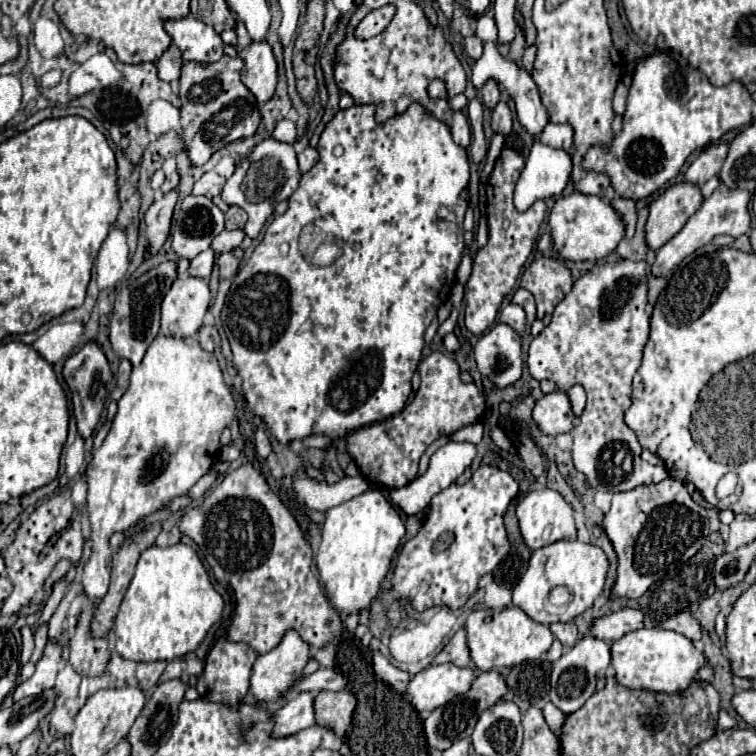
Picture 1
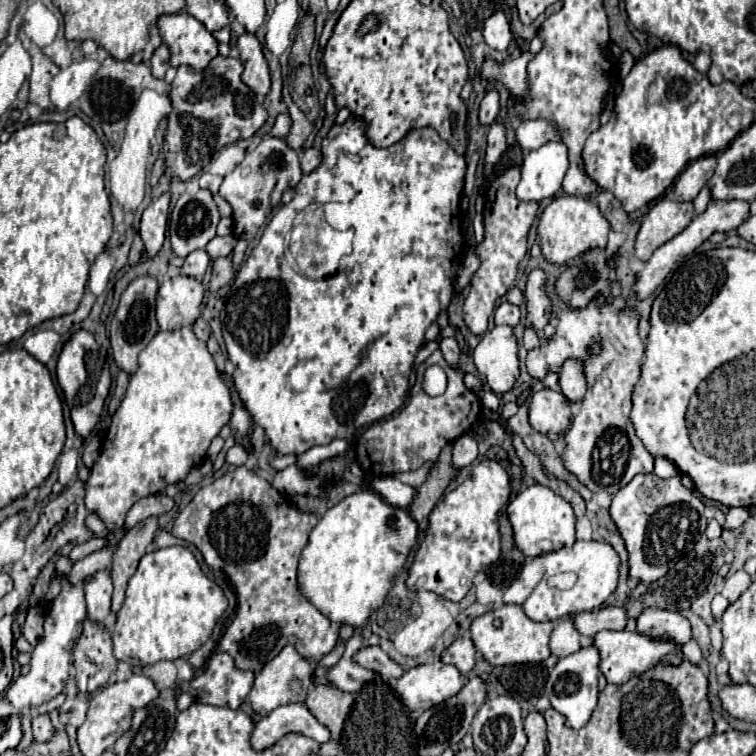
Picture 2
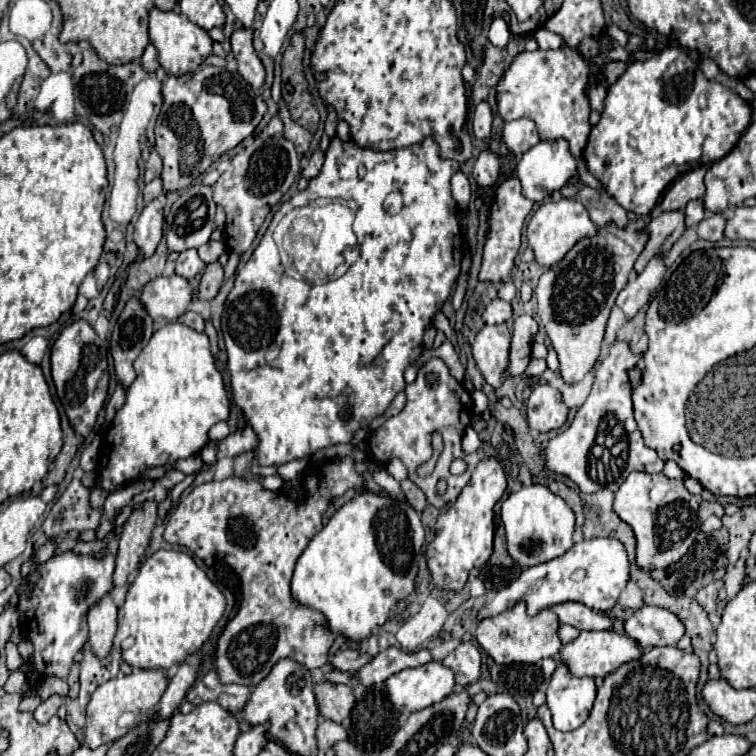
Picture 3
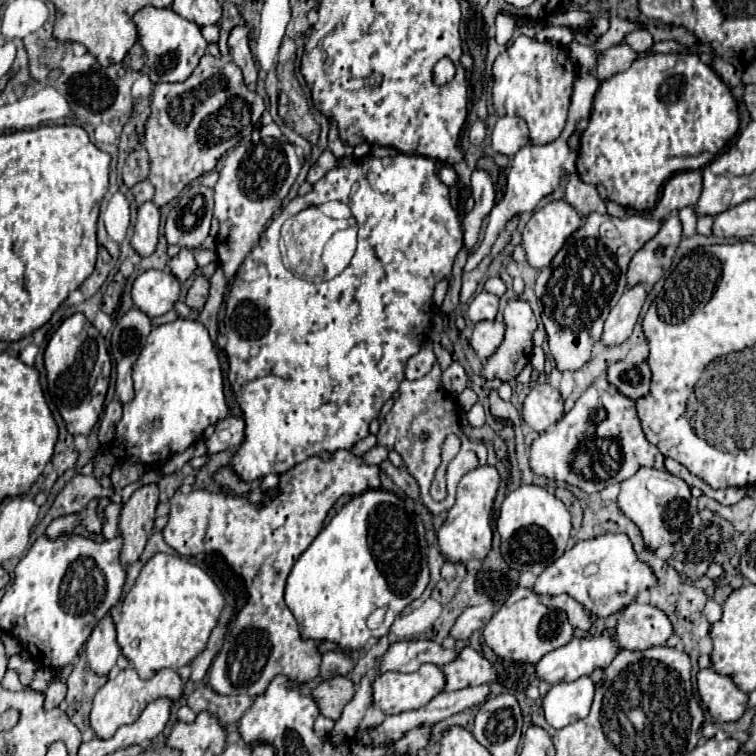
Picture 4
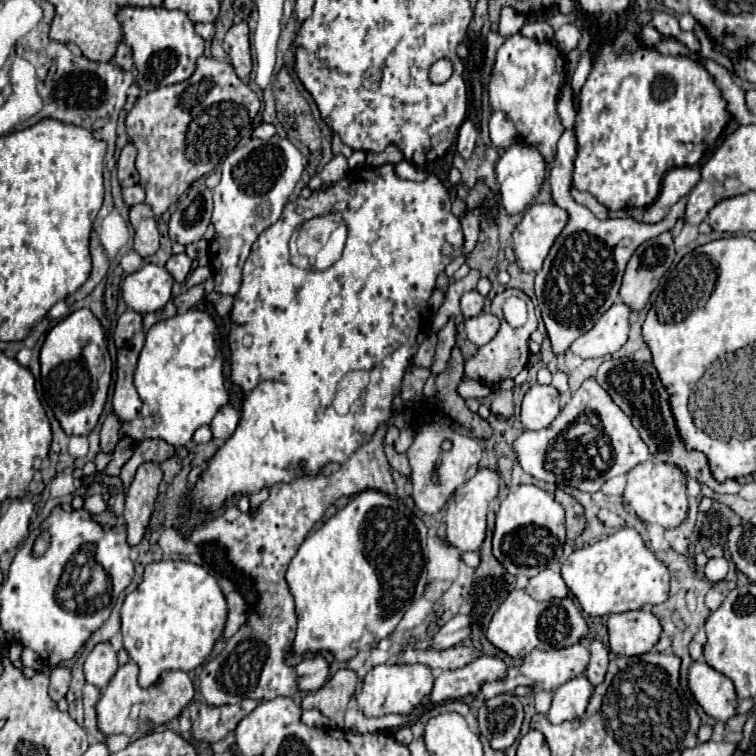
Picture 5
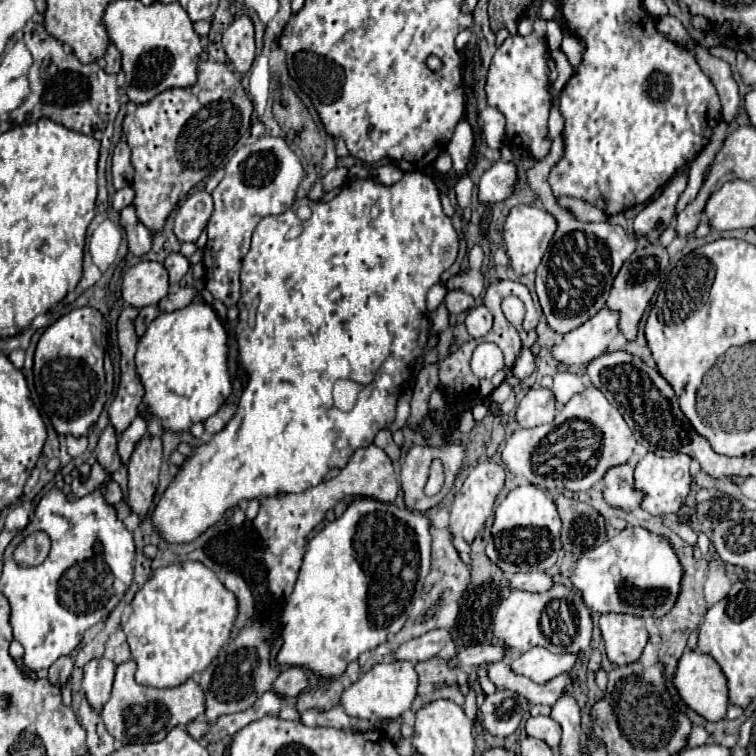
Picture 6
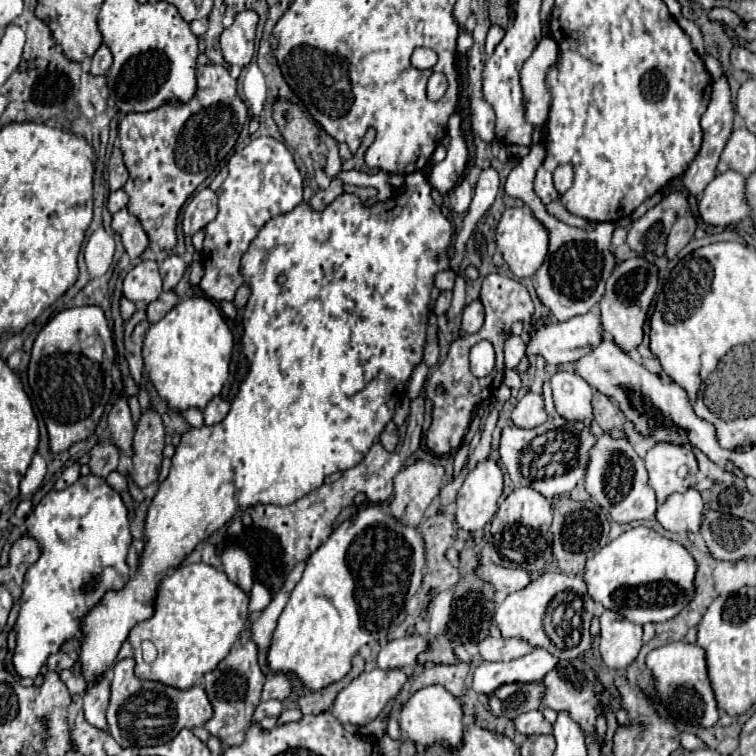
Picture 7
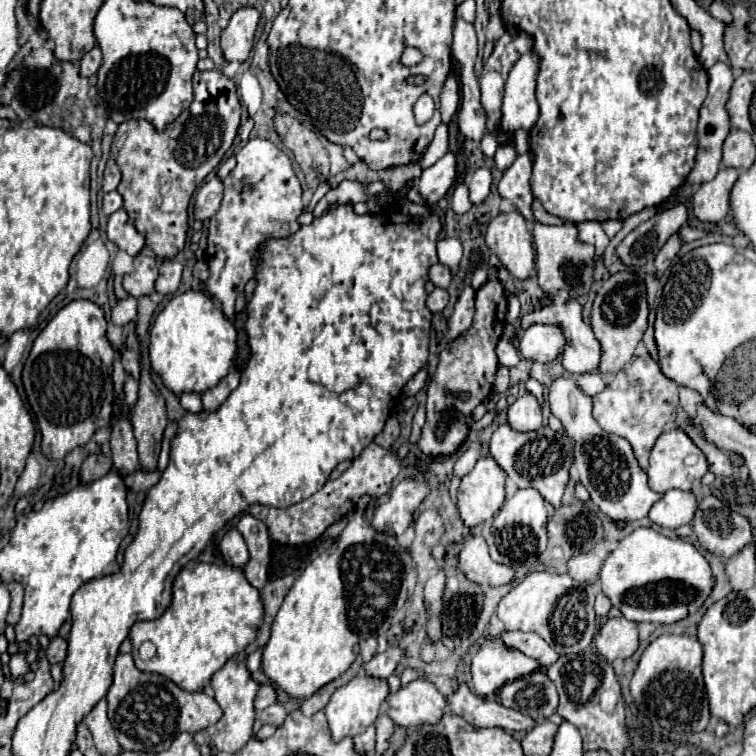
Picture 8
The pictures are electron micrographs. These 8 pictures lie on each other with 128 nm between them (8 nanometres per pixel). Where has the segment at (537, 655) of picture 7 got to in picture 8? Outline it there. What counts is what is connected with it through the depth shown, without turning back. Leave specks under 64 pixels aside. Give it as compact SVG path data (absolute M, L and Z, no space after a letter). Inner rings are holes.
M486 636L470 664L474 694L492 696L506 682L528 676L536 670L540 670L536 660L524 656L516 648L506 646L498 636Z

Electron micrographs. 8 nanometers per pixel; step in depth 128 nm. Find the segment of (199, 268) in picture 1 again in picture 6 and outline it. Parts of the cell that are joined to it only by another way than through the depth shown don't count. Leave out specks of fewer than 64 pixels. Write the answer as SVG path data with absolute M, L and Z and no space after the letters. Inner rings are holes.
M170 254L170 256L164 260L164 268L168 270L170 284L178 284L178 282L184 278L184 274L188 272L190 262L188 262L188 258L184 258L182 254Z

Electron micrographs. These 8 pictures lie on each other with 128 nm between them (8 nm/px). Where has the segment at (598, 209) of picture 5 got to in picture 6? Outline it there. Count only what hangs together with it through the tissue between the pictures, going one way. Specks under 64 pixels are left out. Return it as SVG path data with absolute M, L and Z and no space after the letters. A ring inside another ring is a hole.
M560 196L558 202L560 202L560 206L566 208L576 220L582 220L582 222L604 222L604 220L606 220L606 214L604 214L602 210L598 210L596 206L584 202L584 200Z

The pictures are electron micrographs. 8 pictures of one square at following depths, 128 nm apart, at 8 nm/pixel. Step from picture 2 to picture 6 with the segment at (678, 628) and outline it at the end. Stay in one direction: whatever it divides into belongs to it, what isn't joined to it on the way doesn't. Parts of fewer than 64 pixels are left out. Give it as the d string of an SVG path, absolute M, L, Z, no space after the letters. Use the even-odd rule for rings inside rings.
M602 614L598 626L602 632L606 656L612 664L624 666L640 658L648 642L644 620L628 614Z

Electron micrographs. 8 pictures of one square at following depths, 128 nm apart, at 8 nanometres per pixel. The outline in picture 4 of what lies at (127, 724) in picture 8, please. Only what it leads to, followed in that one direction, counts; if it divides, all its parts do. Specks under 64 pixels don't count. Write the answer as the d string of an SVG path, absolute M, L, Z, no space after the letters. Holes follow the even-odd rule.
M124 668L116 676L110 676L110 680L96 692L92 702L92 712L90 712L90 726L98 738L112 738L120 726L136 722L140 712L150 702L158 698L168 698L172 702L178 702L182 698L182 692L184 692L184 680L174 670L164 668L154 678L142 680L134 668Z

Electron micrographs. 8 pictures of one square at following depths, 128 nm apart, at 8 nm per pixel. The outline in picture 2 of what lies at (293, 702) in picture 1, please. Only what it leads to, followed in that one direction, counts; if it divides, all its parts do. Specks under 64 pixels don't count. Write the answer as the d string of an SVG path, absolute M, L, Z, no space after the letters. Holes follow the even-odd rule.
M286 704L272 710L266 718L256 720L254 732L250 736L250 744L254 750L260 752L290 732L310 736L318 744L326 744L330 740L328 728L324 728L310 714L306 704Z

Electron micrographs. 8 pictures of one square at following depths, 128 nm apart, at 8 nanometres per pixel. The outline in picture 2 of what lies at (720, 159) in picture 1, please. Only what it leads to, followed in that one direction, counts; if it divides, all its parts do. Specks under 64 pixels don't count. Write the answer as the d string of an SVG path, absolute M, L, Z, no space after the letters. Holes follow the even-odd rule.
M702 156L690 162L688 168L680 174L678 182L674 184L672 198L676 202L692 202L712 178L714 168L716 168L716 156Z

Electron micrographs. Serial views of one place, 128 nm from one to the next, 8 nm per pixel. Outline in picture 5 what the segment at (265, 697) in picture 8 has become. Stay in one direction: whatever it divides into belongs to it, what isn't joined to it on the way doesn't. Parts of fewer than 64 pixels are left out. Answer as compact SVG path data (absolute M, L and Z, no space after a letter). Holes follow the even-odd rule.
M316 654L308 660L302 660L296 666L296 674L298 674L298 688L302 692L314 692L328 678L328 664L320 654Z

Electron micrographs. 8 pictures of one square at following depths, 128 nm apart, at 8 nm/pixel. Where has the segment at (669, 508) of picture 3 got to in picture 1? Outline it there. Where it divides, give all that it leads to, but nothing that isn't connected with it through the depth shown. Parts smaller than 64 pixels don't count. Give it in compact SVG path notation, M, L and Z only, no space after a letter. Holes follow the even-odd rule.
M676 478L658 484L642 484L612 498L612 508L604 516L604 530L618 554L618 578L612 596L640 598L654 582L666 576L670 566L684 564L704 544L710 534L708 516Z

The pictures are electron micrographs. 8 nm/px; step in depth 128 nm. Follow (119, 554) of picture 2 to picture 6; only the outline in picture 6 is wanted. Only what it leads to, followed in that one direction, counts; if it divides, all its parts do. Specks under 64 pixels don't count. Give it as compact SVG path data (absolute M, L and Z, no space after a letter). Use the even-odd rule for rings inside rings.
M142 436L128 462L128 504L140 518L146 516L160 476L162 440Z

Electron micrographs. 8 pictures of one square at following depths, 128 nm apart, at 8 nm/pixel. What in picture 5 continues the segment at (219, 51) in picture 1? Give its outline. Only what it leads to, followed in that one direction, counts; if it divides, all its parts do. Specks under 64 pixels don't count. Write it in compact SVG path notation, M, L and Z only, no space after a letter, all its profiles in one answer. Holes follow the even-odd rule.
M122 6L116 12L118 22L122 24L124 42L132 48L134 68L132 74L140 90L150 92L160 86L176 84L188 80L196 70L196 60L204 52L204 40L194 32L194 22L180 10L168 10L164 6L156 8L138 8Z

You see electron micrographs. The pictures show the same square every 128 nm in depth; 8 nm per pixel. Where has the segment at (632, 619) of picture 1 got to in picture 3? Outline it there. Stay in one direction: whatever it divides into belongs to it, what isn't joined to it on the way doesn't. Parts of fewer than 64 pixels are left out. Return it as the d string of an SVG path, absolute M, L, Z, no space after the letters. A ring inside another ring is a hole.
M562 602L550 608L560 616L562 624L570 624L578 630L608 630L612 628L612 618L602 612L592 612L584 604L578 602Z

